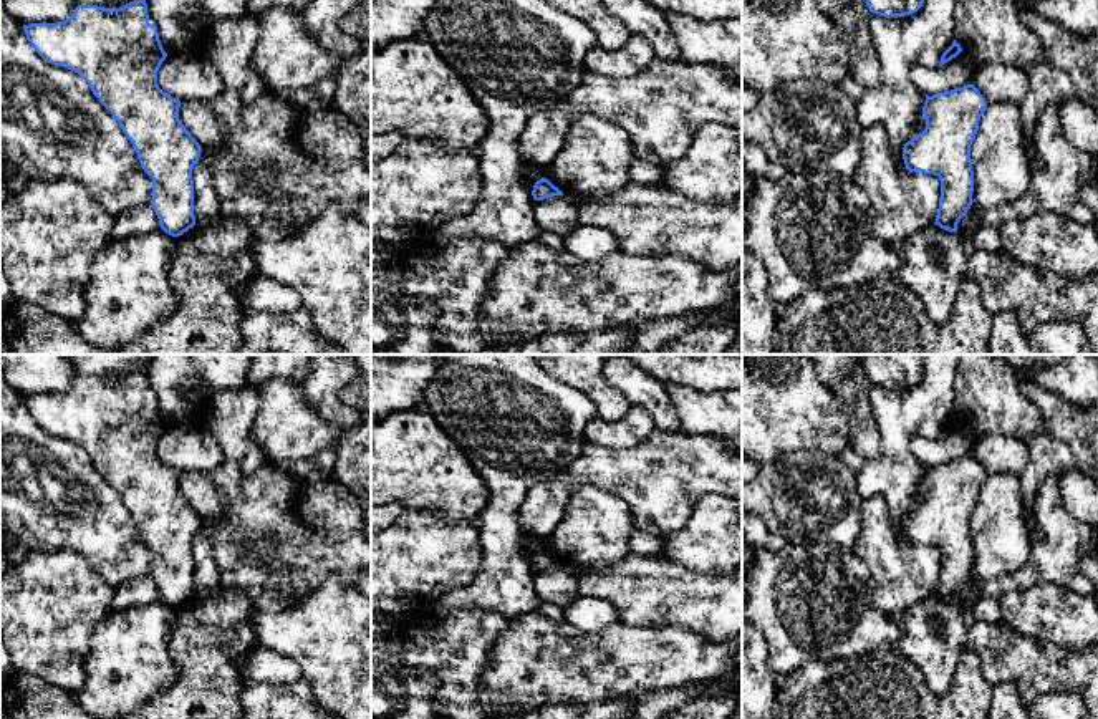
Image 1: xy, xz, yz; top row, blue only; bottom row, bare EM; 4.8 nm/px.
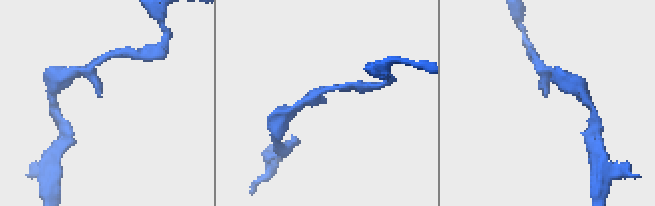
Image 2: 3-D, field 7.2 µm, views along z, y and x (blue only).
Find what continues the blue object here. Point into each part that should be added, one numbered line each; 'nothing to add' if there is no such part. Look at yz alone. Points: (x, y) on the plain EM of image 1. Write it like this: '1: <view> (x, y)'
nothing to add

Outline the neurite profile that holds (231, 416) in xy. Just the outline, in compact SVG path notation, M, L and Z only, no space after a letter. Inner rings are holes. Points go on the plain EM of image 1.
M245 384L237 391L219 391L210 396L207 426L222 449L225 461L234 462L248 475L265 461L252 436L260 408L257 386Z

